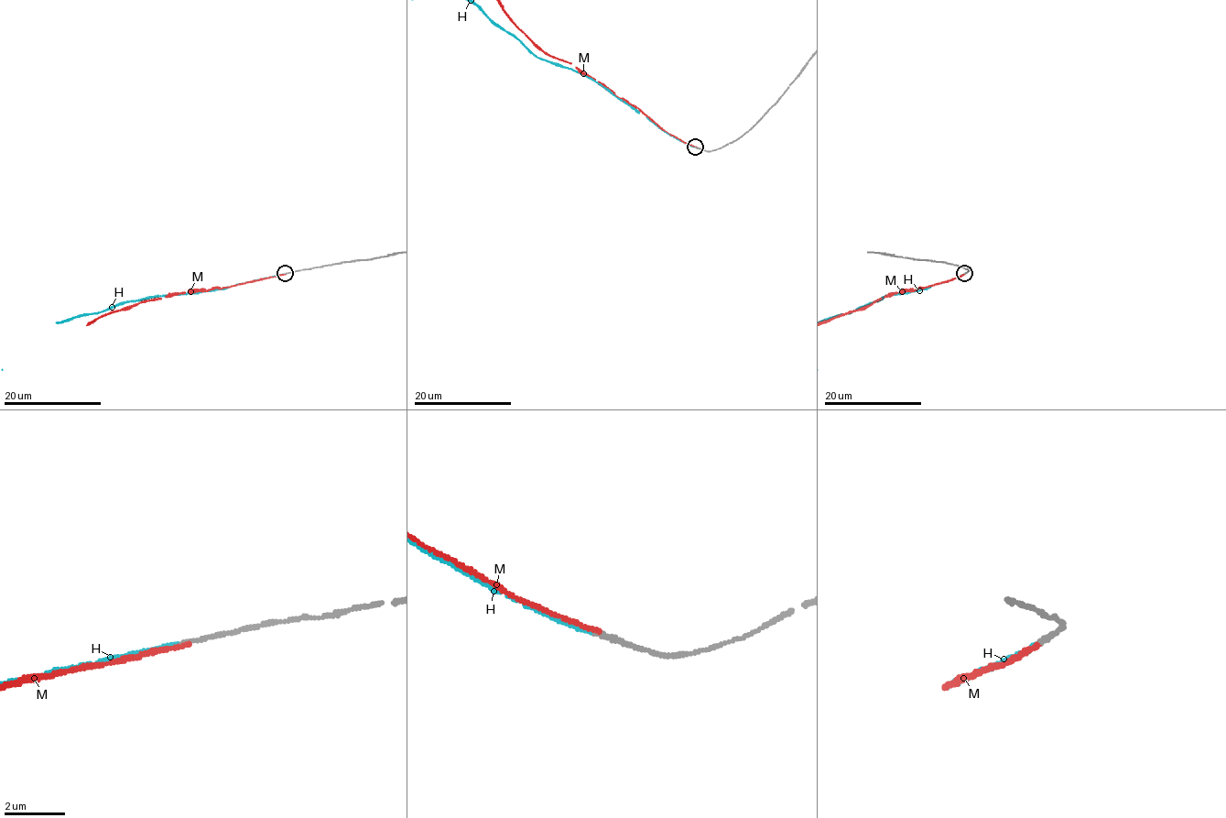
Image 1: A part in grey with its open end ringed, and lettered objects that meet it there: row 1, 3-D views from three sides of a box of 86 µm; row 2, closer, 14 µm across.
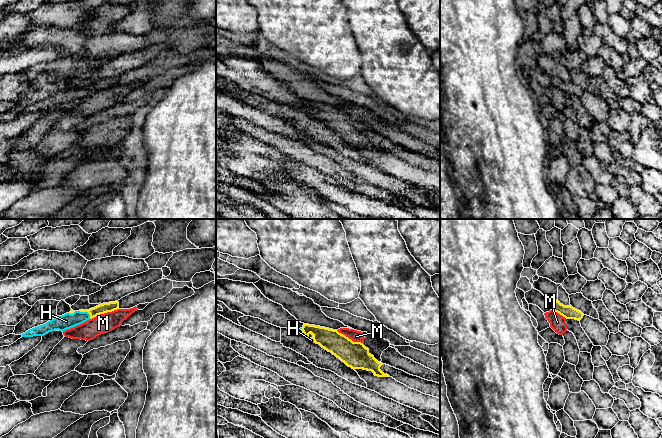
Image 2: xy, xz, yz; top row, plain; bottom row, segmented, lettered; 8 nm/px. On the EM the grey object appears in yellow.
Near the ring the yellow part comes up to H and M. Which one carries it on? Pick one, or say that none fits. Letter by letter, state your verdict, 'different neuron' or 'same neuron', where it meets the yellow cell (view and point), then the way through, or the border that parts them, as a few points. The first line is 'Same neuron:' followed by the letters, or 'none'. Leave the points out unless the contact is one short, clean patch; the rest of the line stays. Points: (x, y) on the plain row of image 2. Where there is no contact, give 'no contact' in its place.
Same neuron: H
H: same neuron; contact xy (86, 87); way xy (103, 84), (95, 87), (86, 87), (81, 92), (66, 97)
M: different neuron; contact xy (104, 88)

